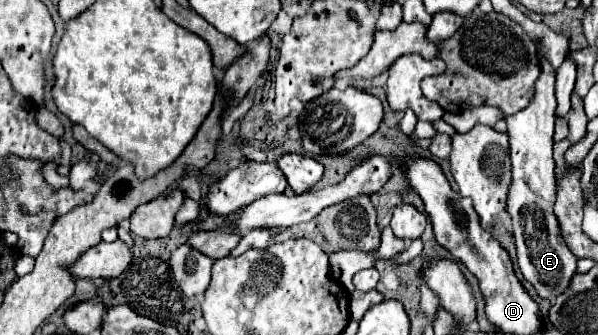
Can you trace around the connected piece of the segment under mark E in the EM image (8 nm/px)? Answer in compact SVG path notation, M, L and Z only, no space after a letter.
M542 60L542 76L536 84L536 96L524 110L504 116L492 106L478 106L462 114L444 114L444 120L452 124L458 132L469 132L476 124L493 127L499 120L508 124L510 136L510 158L512 158L512 186L508 196L508 214L514 224L514 238L518 248L518 266L528 282L534 284L536 293L550 301L560 296L572 282L576 274L576 256L568 250L560 234L560 224L554 214L556 200L556 178L554 178L554 158L552 158L552 136L554 136L554 68L550 62Z

